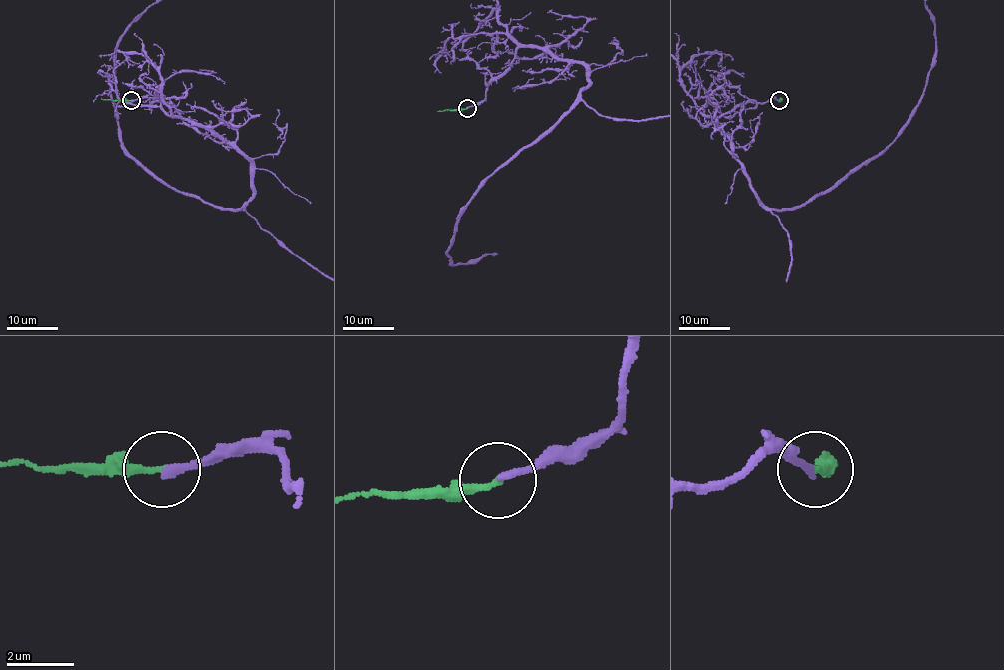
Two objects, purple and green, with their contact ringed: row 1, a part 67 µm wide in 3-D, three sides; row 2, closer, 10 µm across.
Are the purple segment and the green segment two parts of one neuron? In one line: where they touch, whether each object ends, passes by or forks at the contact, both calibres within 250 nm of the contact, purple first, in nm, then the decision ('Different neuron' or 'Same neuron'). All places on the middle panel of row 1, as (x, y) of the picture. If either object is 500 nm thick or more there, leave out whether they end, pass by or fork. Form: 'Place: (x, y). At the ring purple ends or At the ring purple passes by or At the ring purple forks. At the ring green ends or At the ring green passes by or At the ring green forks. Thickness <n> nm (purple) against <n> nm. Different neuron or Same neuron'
Place: (467, 108). At the ring purple ends. At the ring green ends. Thickness 220 nm (purple) against 200 nm. Same neuron

